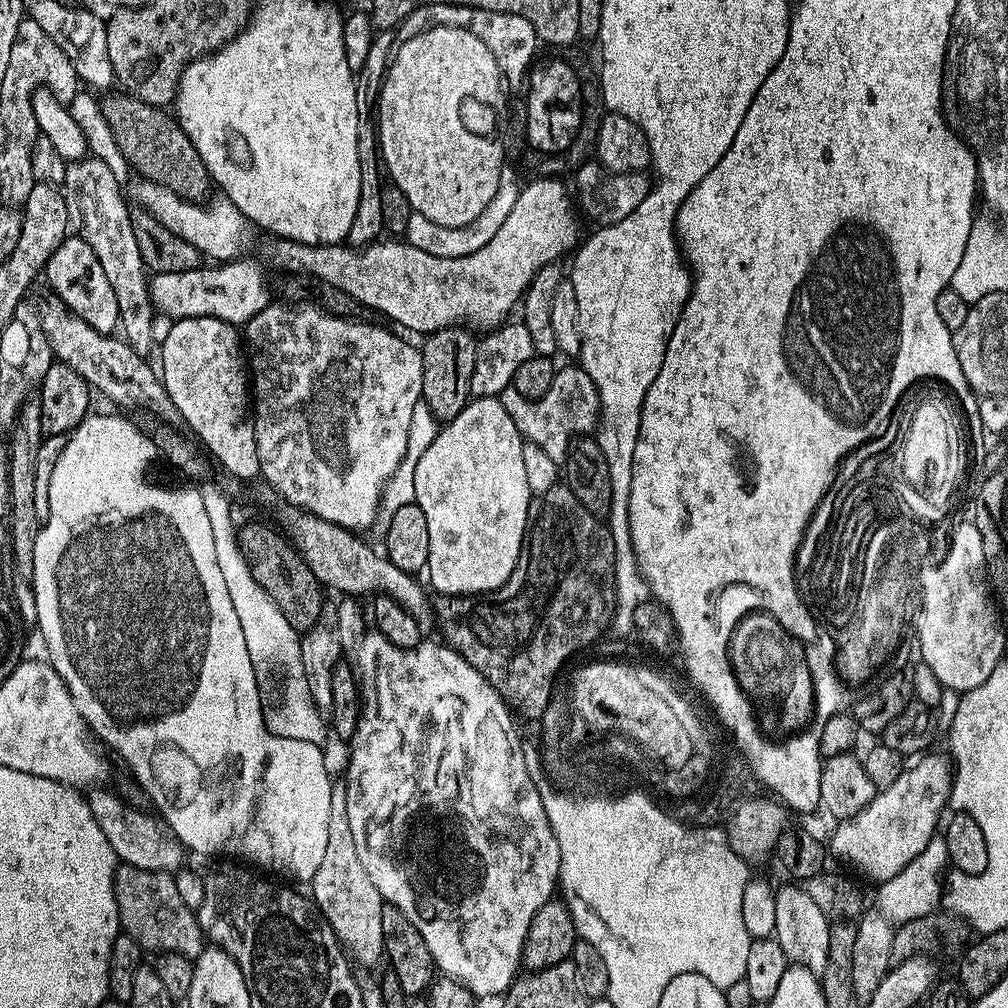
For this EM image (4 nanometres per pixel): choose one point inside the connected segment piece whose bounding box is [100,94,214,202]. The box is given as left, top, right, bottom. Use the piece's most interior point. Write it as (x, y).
(152, 143)

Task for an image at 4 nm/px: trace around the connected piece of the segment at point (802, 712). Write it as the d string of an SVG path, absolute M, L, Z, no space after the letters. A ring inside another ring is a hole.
M760 610L743 615L728 638L728 661L740 688L749 698L776 704L772 720L784 734L801 731L807 725L804 723L813 719L816 695L812 689L812 671L808 669L805 645L797 641L779 620Z

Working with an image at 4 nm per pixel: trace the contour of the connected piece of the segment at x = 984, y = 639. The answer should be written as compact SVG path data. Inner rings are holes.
M968 518L961 519L960 522L962 527L956 530L947 563L939 569L938 574L930 575L930 580L926 583L925 607L928 612L925 613L925 623L918 629L919 659L932 671L939 684L952 694L972 692L974 686L982 686L982 682L986 682L986 678L990 678L990 674L1005 659L1004 624L1000 621L1002 612L986 579L981 528Z

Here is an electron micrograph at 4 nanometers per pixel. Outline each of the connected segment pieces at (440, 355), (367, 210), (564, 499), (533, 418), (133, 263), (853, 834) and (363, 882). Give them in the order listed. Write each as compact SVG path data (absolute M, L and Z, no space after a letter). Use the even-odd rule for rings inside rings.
M453 326L423 337L424 344L422 343L420 348L420 357L422 358L422 404L434 414L437 422L447 422L458 418L458 414L462 414L462 410L472 396L470 374L474 370L474 358L476 357L478 340L477 337L474 338L471 334L473 335L467 327Z
M381 32L373 35L370 54L366 54L366 63L362 70L355 73L356 101L358 102L358 170L362 179L358 181L358 211L354 213L354 223L350 225L347 243L352 246L363 246L381 239L385 231L382 218L382 190L385 185L380 181L382 164L378 159L378 105L380 87L384 85L384 76L388 72L390 57L394 52L392 32ZM381 232L381 233L380 233Z
M558 482L550 490L533 495L524 545L507 582L493 592L474 596L440 596L434 604L434 616L444 635L443 643L481 672L517 713L536 722L551 701L560 667L575 652L595 643L596 632L606 630L605 622L611 624L615 609L614 538L607 523L586 510L567 483Z
M561 367L554 382L550 382L550 390L546 390L546 394L542 394L542 398L537 400L522 398L522 394L518 394L518 390L511 386L502 389L498 397L525 441L539 446L547 456L558 462L568 455L568 446L574 438L591 433L600 423L598 390L584 367L575 367Z
M85 158L68 164L66 178L62 185L66 198L66 214L71 231L94 250L107 281L114 290L118 304L119 331L138 355L147 357L154 348L150 326L154 309L150 291L150 276L138 251L138 240L134 238L132 212L124 201L124 192L120 189L120 180L116 172L104 160Z
M924 754L919 757L920 760L916 765L905 767L904 772L902 774L898 774L897 780L893 782L890 786L886 786L885 788L879 789L877 791L875 798L873 798L869 804L864 807L863 810L860 811L856 816L849 816L847 818L841 819L839 821L840 824L836 829L832 832L832 848L830 844L830 852L837 856L840 860L849 860L850 863L853 864L854 867L857 868L858 871L861 872L864 876L869 876L870 879L876 880L875 882L883 882L885 880L889 880L890 878L894 878L894 874L898 874L898 870L902 870L902 866L906 866L910 862L914 860L926 848L926 842L930 842L930 838L932 836L937 835L938 828L936 828L936 823L940 820L940 815L943 814L944 808L949 807L948 803L948 795L952 792L952 773L954 771L954 765L949 759L947 755L944 756L932 756L933 754Z
M333 783L330 794L330 838L326 842L322 866L318 866L318 874L314 874L310 881L310 896L319 915L327 920L337 940L350 953L351 959L357 965L376 964L385 959L382 910L386 905L382 894L378 894L378 886L370 882L362 866L362 858L358 858L358 850L354 850L354 838L350 834L350 822L346 814L347 793L343 783Z

